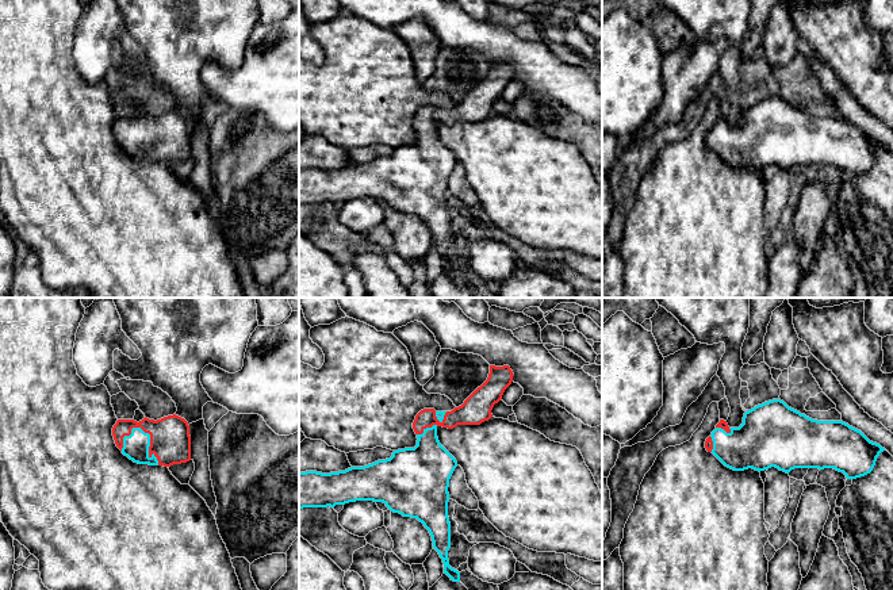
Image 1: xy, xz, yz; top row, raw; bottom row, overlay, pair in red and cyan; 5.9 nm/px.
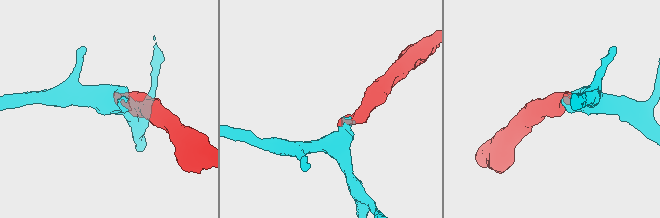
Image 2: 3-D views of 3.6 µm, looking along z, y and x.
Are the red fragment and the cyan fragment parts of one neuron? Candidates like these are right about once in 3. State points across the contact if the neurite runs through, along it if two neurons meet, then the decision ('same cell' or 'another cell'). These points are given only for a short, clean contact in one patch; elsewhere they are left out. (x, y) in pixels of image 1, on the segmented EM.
runs through xy (169, 437), (163, 443), (150, 443), (140, 443), (135, 447); same cell

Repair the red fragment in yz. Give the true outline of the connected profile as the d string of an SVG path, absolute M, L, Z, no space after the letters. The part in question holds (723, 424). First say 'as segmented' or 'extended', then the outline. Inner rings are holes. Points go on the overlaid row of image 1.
extended; M781 399L746 411L739 428L720 419L705 448L733 471L833 468L847 479L870 474L885 451L843 421L812 419Z

